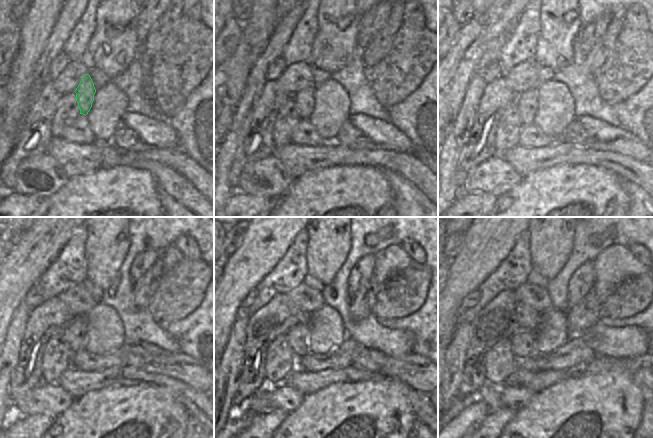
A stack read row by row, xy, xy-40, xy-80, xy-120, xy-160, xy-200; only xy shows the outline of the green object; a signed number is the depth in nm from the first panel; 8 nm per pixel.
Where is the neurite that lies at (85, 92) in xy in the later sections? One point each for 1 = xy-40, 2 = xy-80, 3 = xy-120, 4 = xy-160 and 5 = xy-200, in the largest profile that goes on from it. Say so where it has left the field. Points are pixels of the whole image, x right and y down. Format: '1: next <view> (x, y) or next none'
1: next xy-40 (304, 100)
2: next xy-80 (527, 102)
3: next xy-120 (75, 332)
4: next xy-160 (297, 336)
5: next xy-200 (522, 343)

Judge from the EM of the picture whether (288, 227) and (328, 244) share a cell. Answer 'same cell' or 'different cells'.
different cells

